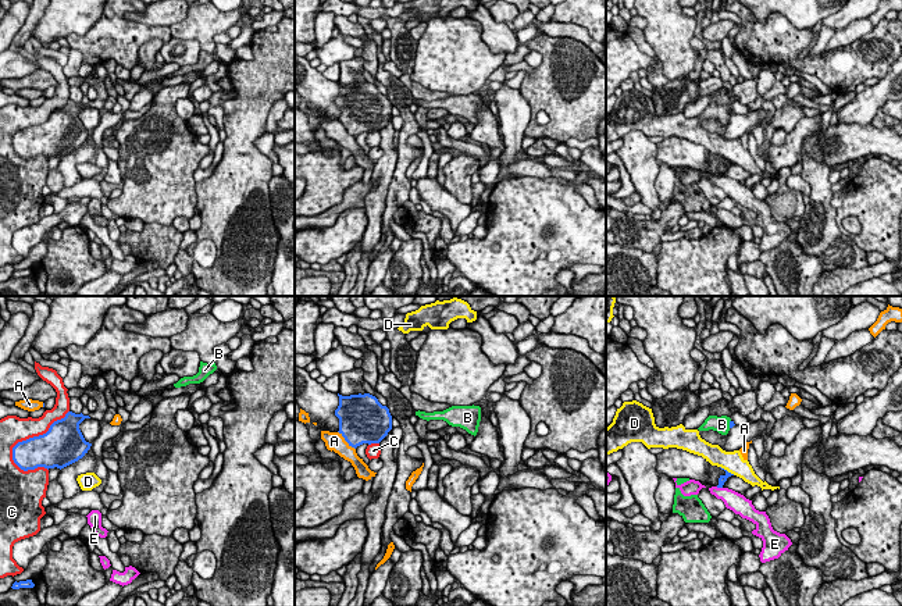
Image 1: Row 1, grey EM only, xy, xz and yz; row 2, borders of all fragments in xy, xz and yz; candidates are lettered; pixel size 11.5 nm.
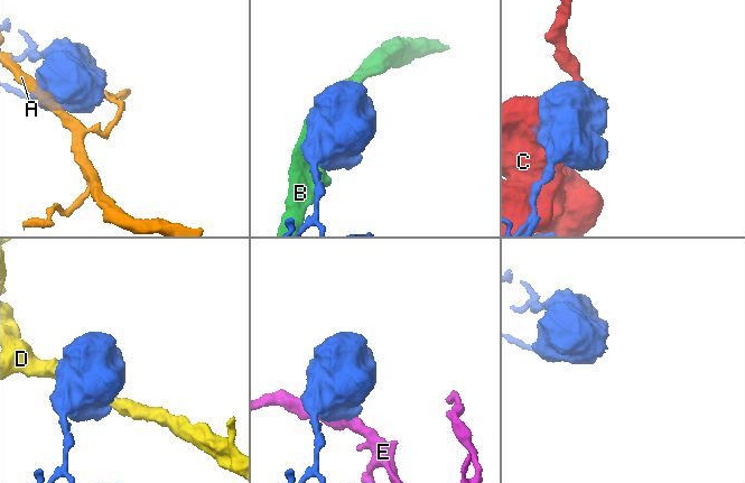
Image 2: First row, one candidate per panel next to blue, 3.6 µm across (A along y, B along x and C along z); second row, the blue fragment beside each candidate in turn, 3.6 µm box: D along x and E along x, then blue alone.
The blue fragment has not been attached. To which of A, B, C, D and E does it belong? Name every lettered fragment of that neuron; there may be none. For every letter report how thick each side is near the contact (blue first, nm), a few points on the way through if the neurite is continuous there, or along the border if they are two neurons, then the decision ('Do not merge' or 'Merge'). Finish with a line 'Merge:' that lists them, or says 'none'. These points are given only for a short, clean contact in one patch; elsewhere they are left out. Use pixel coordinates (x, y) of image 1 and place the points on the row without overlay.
A: Thickness 460 nm (blue) against 220 nm. Do not merge
B: Thickness 60 nm (blue) against 190 nm. Do not merge
C: Thickness 400 nm (blue) against 320 nm. Do not merge
D: Thickness 90 nm (blue) against 240 nm. Do not merge
E: Thickness 90 nm (blue) against 220 nm. Boundary: yz (716, 175), (722, 177). Do not merge
Merge: none

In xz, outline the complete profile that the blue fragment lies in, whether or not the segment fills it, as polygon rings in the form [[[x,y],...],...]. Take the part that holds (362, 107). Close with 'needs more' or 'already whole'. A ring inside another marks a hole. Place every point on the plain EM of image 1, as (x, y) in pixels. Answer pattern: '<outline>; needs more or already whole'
[[[370,82],[339,83],[335,104],[339,107],[339,122],[352,136],[363,132],[379,132],[392,118],[392,104],[386,95]]]; already whole

